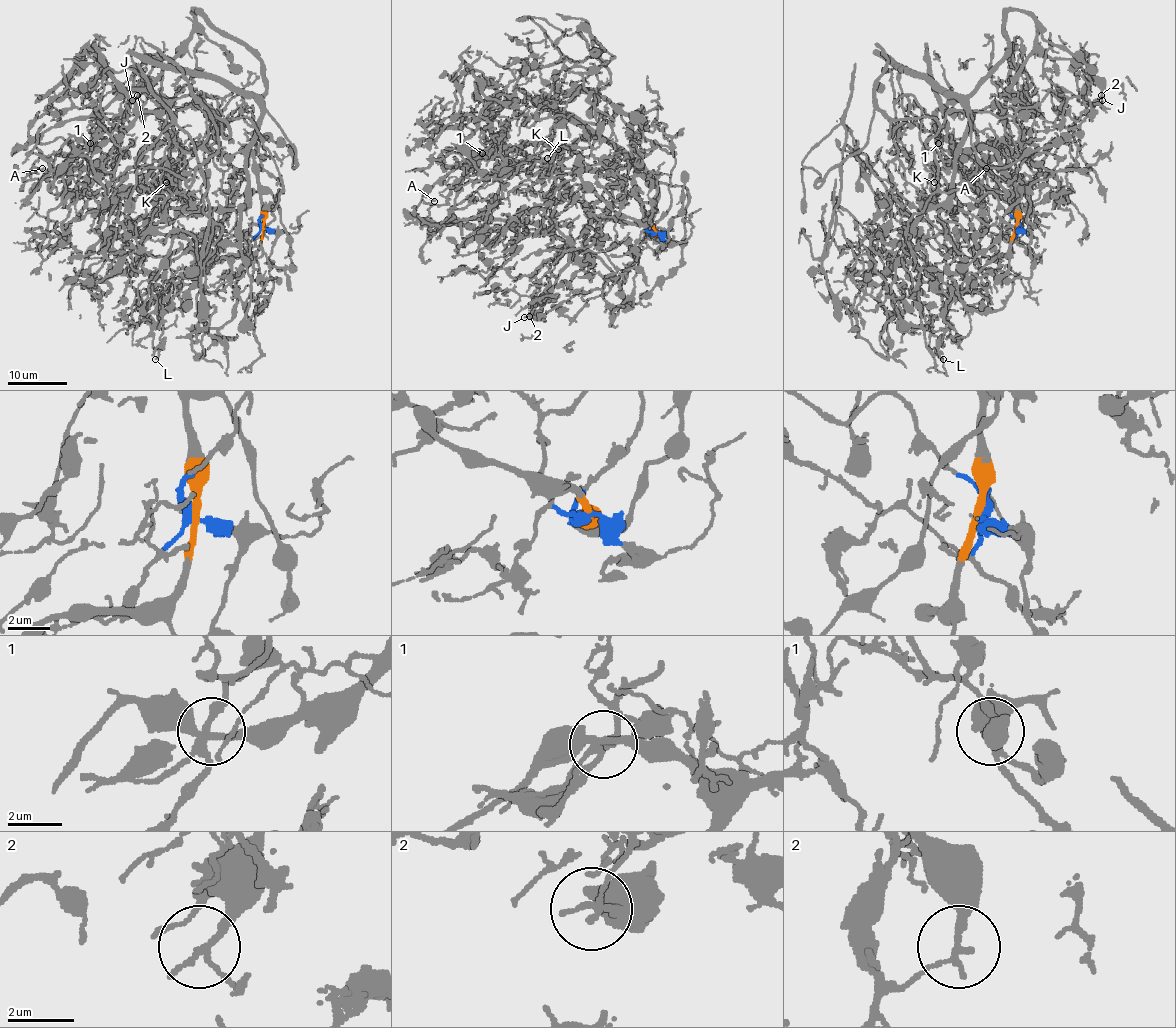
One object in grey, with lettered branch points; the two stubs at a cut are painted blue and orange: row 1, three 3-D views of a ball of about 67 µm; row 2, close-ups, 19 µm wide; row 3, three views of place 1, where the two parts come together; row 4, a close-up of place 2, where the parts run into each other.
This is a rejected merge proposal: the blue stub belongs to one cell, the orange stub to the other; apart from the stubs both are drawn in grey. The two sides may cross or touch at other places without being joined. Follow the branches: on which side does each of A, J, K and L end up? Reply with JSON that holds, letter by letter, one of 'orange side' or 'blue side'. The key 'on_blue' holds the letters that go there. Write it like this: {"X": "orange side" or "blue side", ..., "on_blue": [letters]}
{"A": "blue side", "J": "orange side", "K": "blue side", "L": "blue side", "on_blue": ["A", "K", "L"]}

